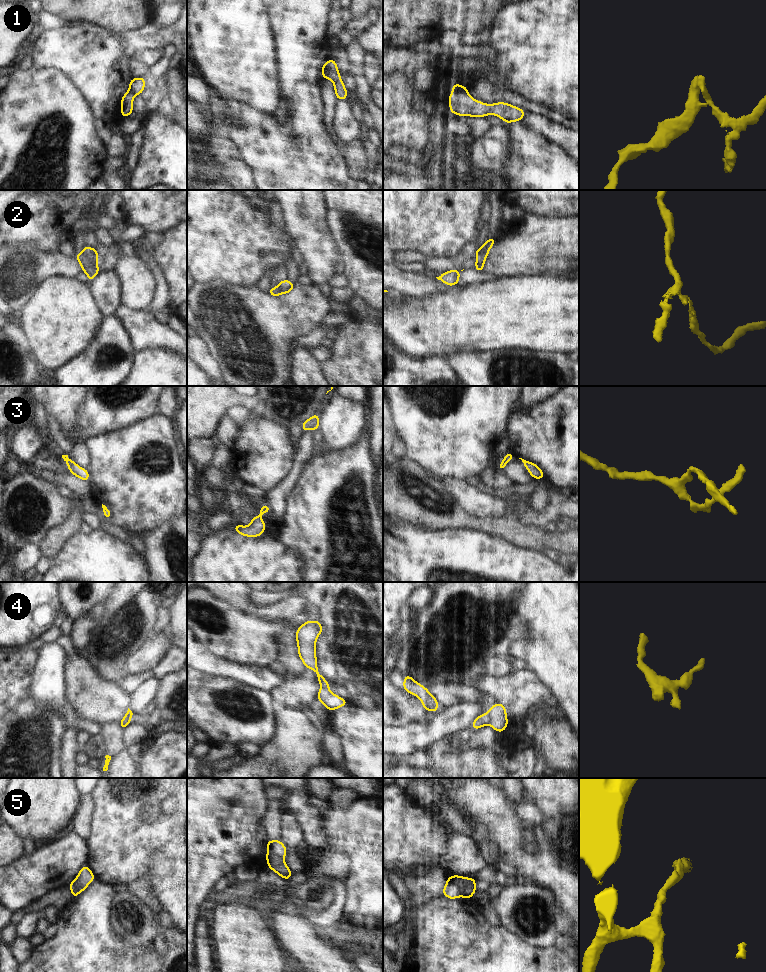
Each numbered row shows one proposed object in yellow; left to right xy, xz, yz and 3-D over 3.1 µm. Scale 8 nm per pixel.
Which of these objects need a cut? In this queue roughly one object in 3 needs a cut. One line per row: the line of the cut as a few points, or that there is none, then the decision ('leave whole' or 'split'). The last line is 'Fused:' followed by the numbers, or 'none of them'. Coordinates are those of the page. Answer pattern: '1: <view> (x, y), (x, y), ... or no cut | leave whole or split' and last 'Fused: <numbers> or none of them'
1: xz (325, 63), (326, 78) | split
2: xy (81, 252), (96, 264) | split
3: no cut | leave whole
4: yz (487, 713), (489, 722) | split
5: yz (459, 877), (459, 893), (461, 895) | split
Fused: 1, 2, 4, 5

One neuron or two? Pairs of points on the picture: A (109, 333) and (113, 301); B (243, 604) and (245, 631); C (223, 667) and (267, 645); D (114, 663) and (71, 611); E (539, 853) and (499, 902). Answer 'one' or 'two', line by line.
A: two
B: two
C: two
D: two
E: two

